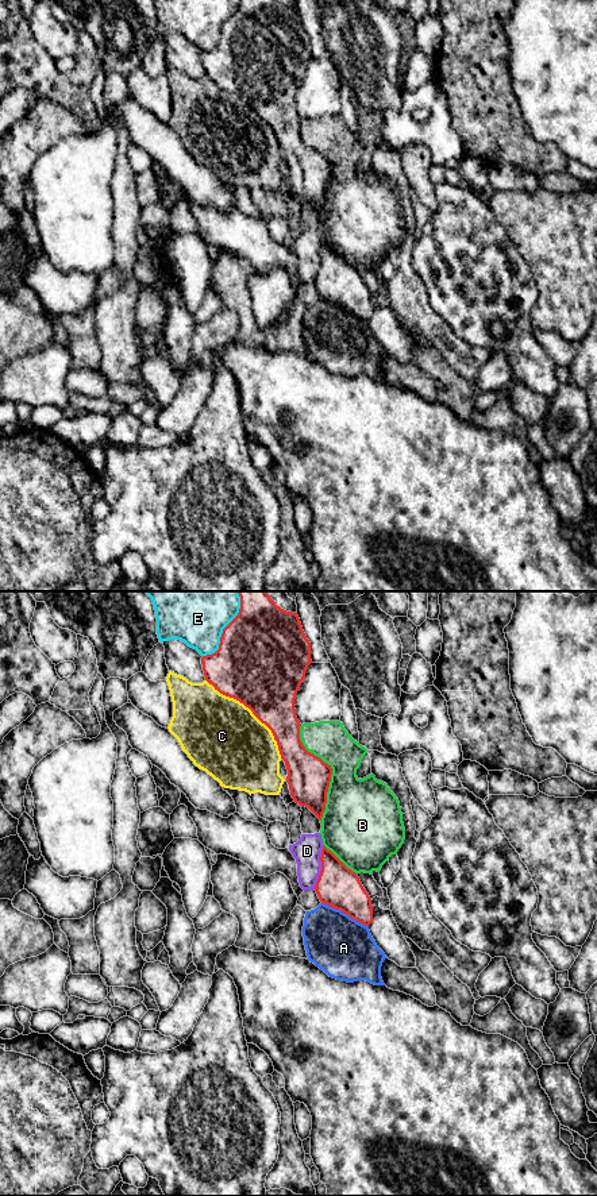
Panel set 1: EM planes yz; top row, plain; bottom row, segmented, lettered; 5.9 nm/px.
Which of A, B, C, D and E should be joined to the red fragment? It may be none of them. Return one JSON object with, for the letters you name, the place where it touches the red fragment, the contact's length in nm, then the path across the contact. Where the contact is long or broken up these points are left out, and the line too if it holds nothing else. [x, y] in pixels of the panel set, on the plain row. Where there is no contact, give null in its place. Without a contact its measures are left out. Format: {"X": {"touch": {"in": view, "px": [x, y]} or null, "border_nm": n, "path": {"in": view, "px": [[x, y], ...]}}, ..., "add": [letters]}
{"add": []}

